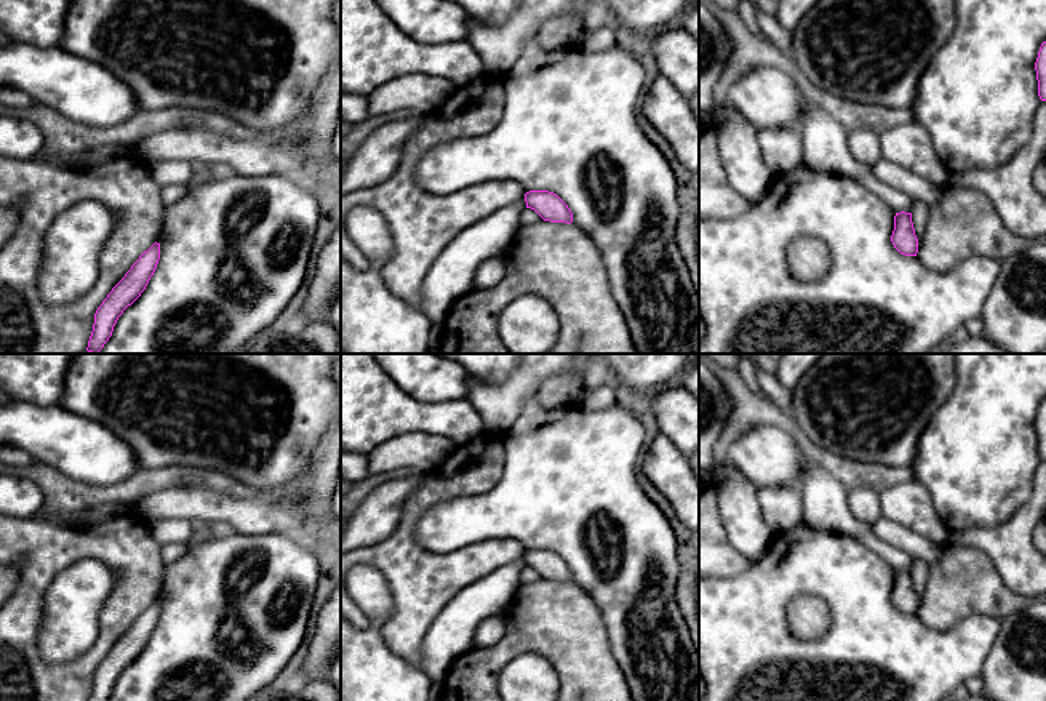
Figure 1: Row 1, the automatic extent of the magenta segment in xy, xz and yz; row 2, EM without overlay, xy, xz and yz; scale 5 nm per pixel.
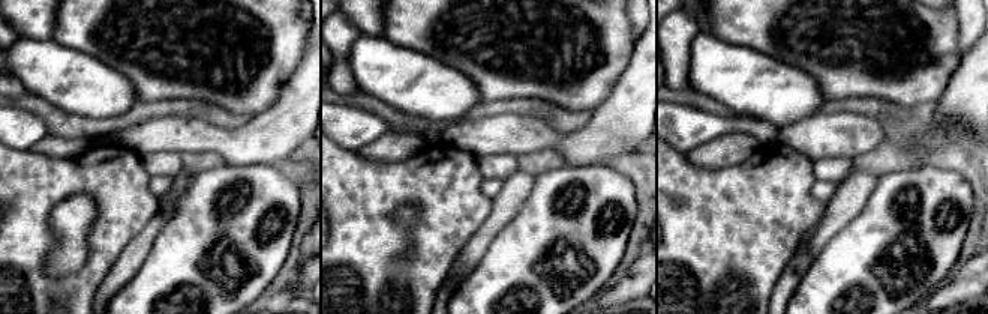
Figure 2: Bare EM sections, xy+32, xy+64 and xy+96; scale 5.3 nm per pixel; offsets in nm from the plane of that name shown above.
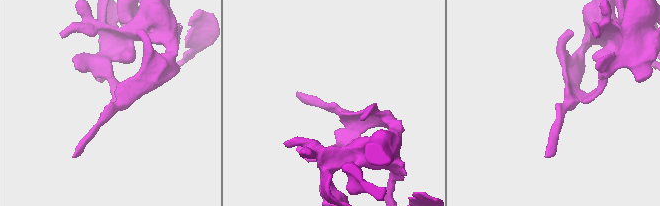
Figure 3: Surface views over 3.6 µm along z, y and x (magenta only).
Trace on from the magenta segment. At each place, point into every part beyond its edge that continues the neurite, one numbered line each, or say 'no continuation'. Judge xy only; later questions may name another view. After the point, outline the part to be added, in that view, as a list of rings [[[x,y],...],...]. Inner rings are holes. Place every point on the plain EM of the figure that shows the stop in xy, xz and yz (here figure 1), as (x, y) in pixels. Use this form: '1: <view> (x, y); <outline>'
no continuation

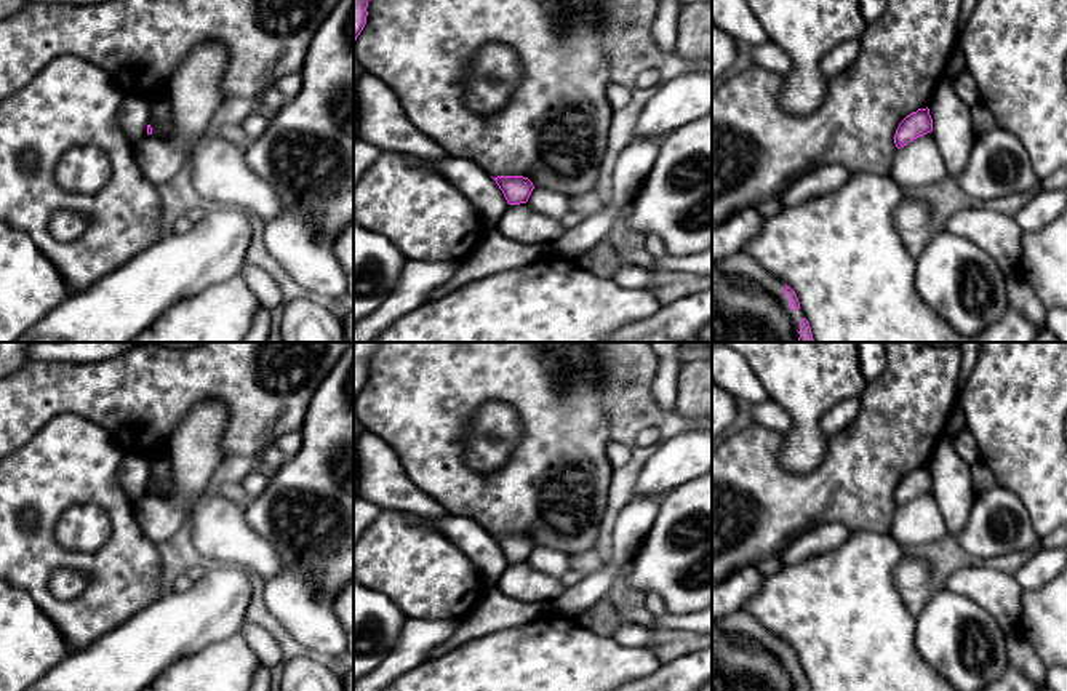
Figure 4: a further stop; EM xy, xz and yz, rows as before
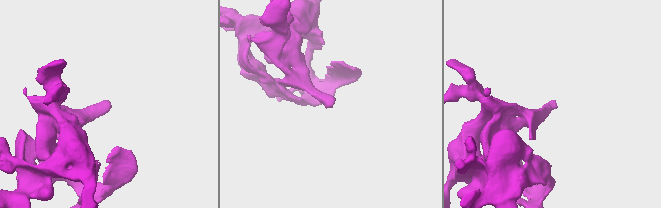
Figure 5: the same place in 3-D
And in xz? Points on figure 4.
no continuation

